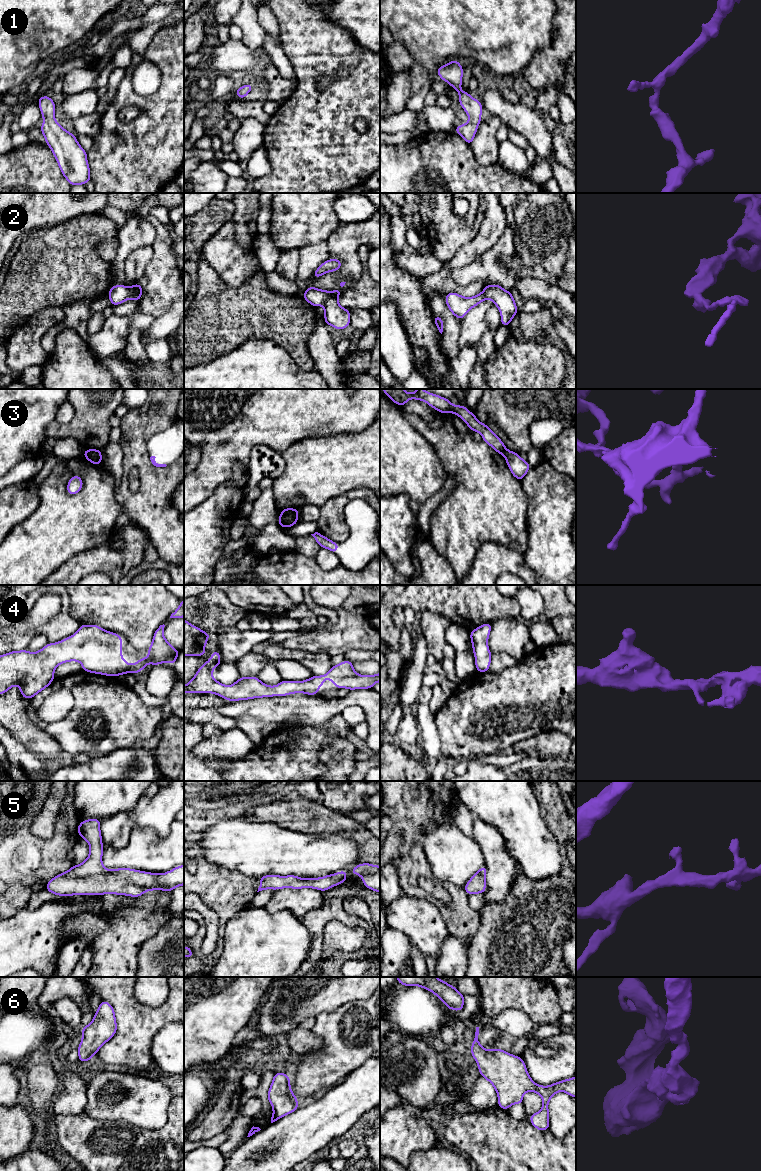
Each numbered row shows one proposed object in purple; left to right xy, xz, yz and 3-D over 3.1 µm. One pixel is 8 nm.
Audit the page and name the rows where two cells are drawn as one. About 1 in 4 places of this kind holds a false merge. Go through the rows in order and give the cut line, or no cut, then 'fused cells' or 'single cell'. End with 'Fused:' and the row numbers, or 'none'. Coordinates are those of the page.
1: cut none; single cell
2: cut xy (129, 288), (132, 296), (135, 299), (139, 299); fused cells
3: cut xz (281, 513), (297, 517); fused cells
4: cut none; single cell
5: cut none; single cell
6: cut none; single cell
Fused: 2, 3

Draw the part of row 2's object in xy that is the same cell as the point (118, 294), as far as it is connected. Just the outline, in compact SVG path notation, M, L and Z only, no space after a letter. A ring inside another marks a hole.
M114 285L110 288L108 297L112 306L119 305L128 299L134 299L131 294L130 288L125 285Z

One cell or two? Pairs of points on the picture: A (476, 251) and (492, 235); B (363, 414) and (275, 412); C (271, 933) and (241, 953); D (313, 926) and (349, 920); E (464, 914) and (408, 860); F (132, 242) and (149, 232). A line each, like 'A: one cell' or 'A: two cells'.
A: one cell
B: one cell
C: one cell
D: one cell
E: one cell
F: one cell

